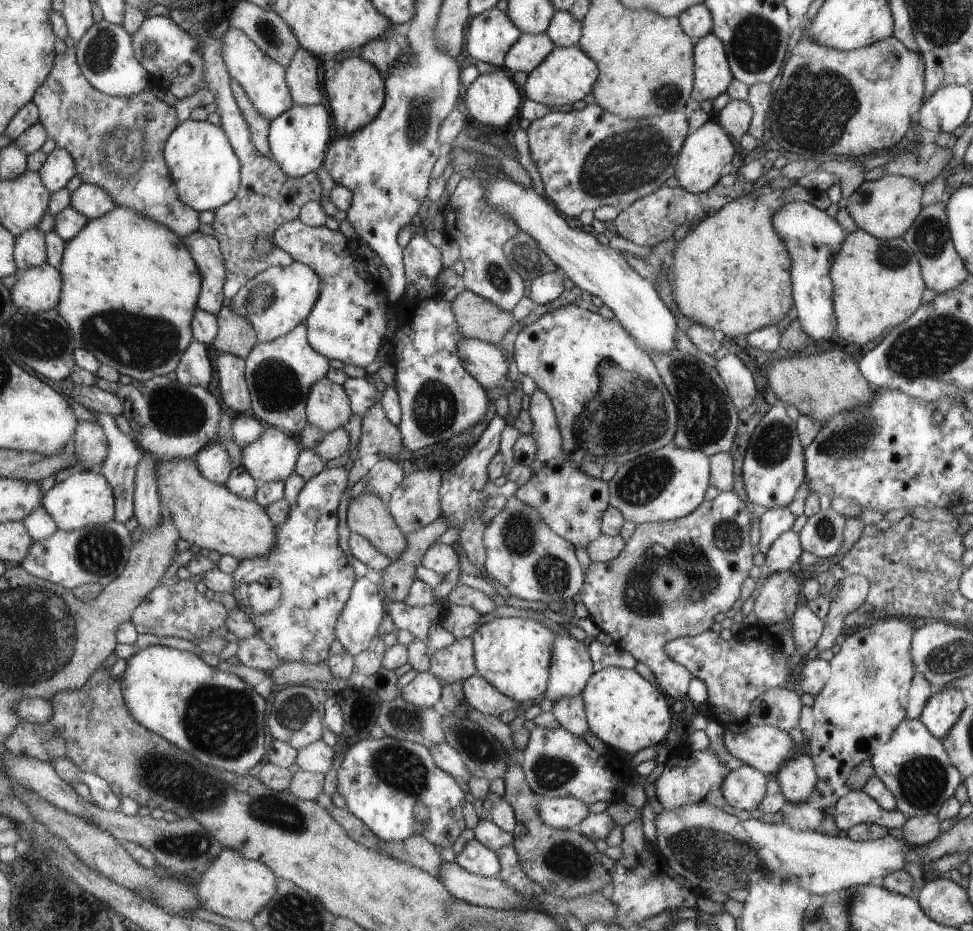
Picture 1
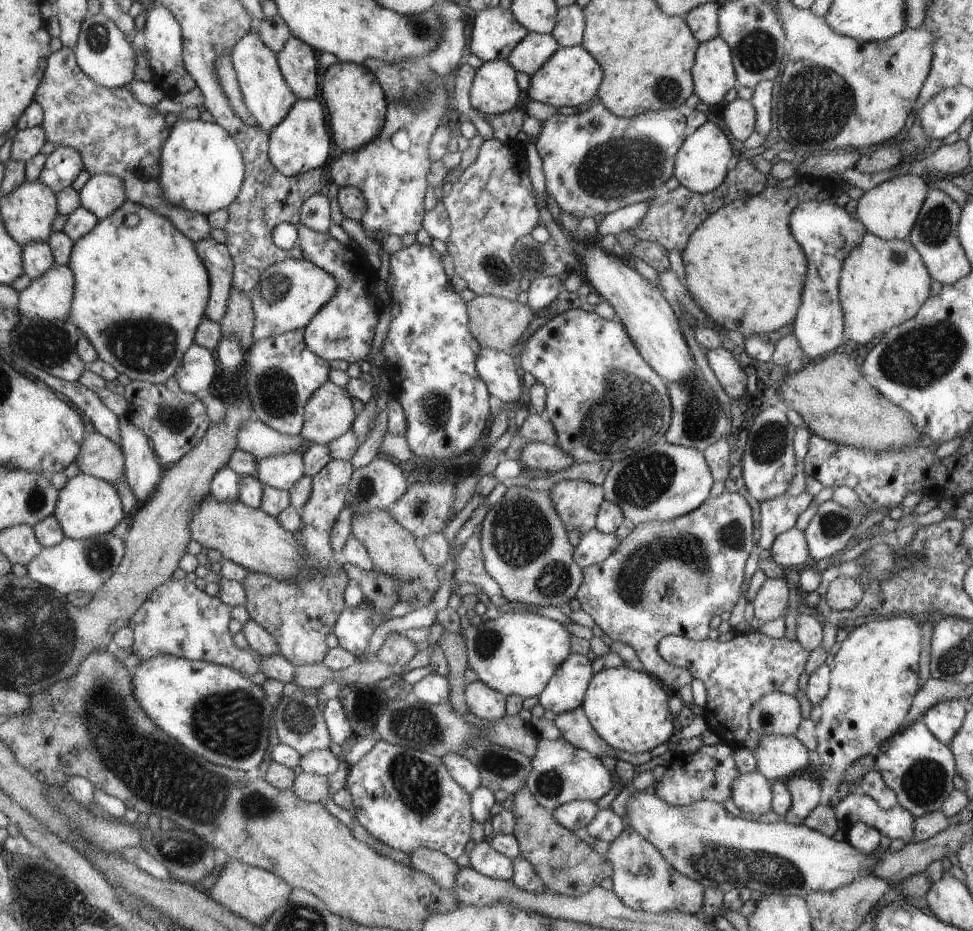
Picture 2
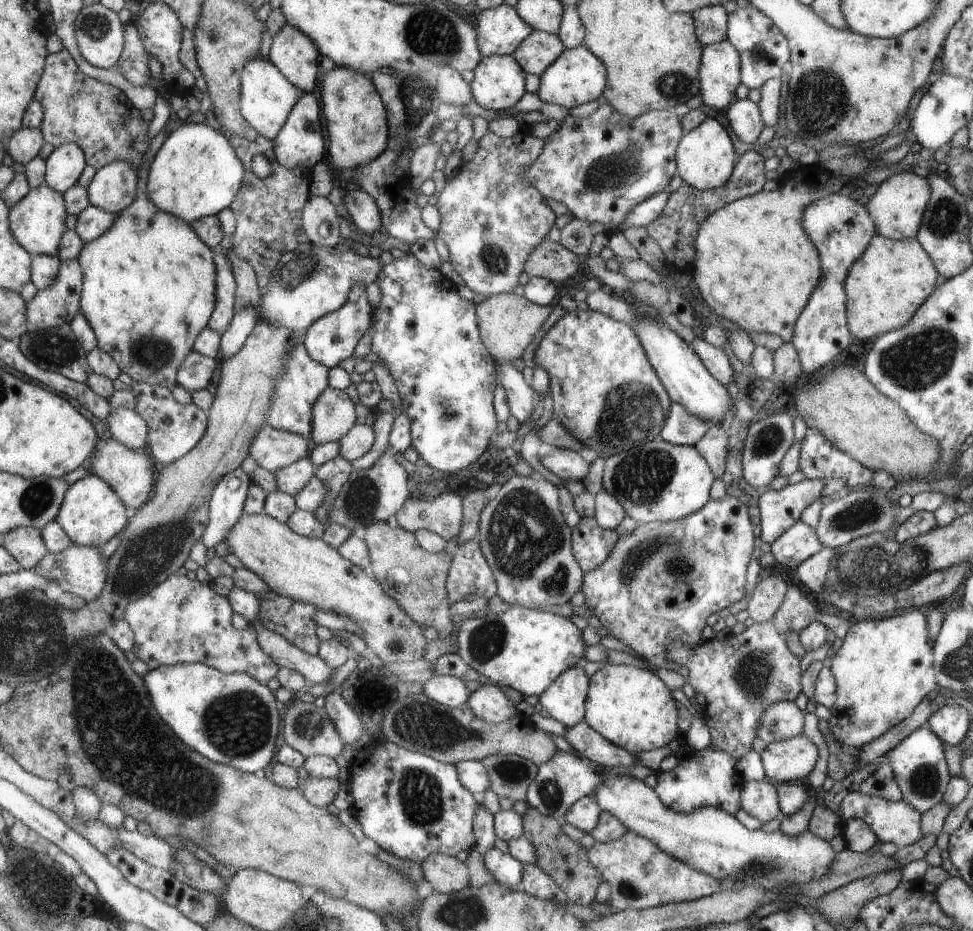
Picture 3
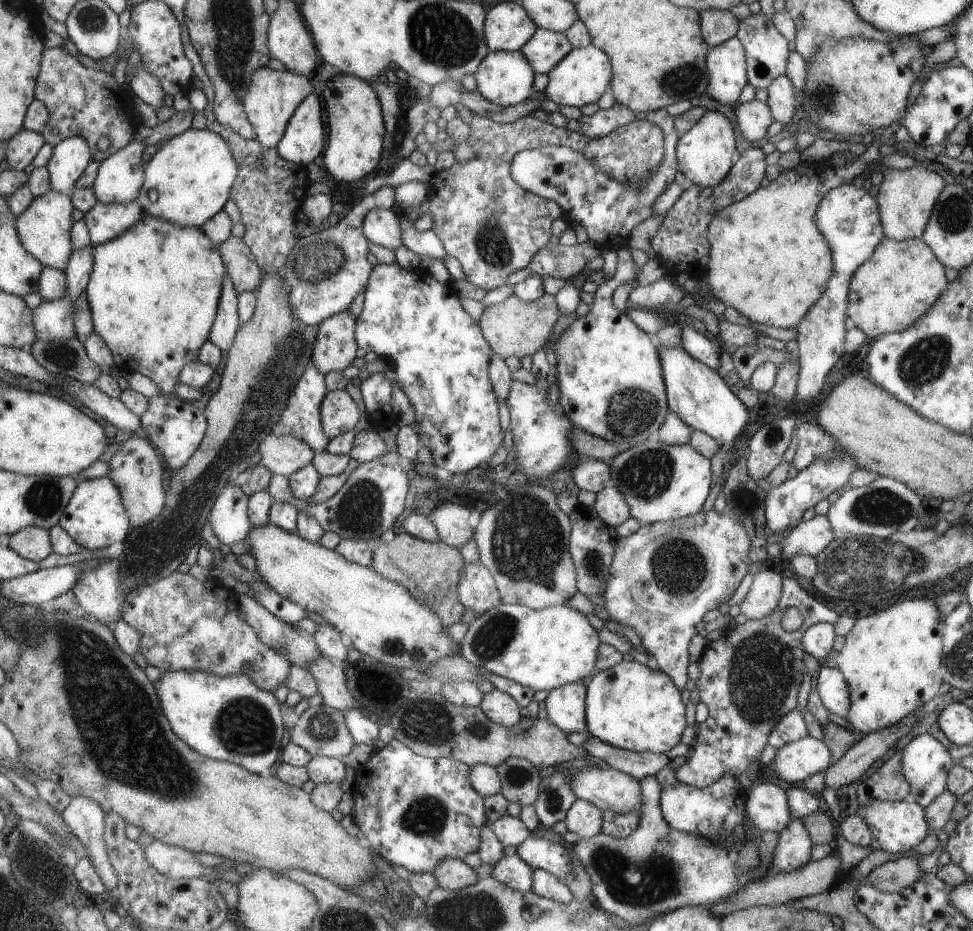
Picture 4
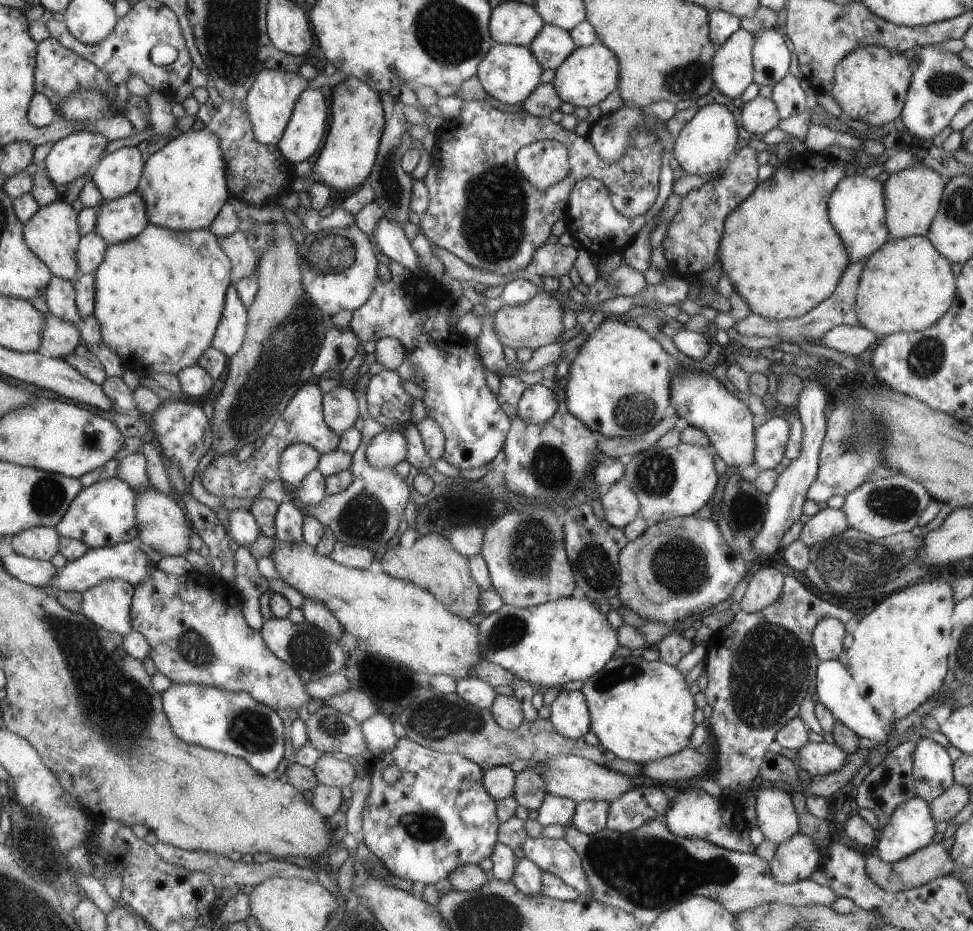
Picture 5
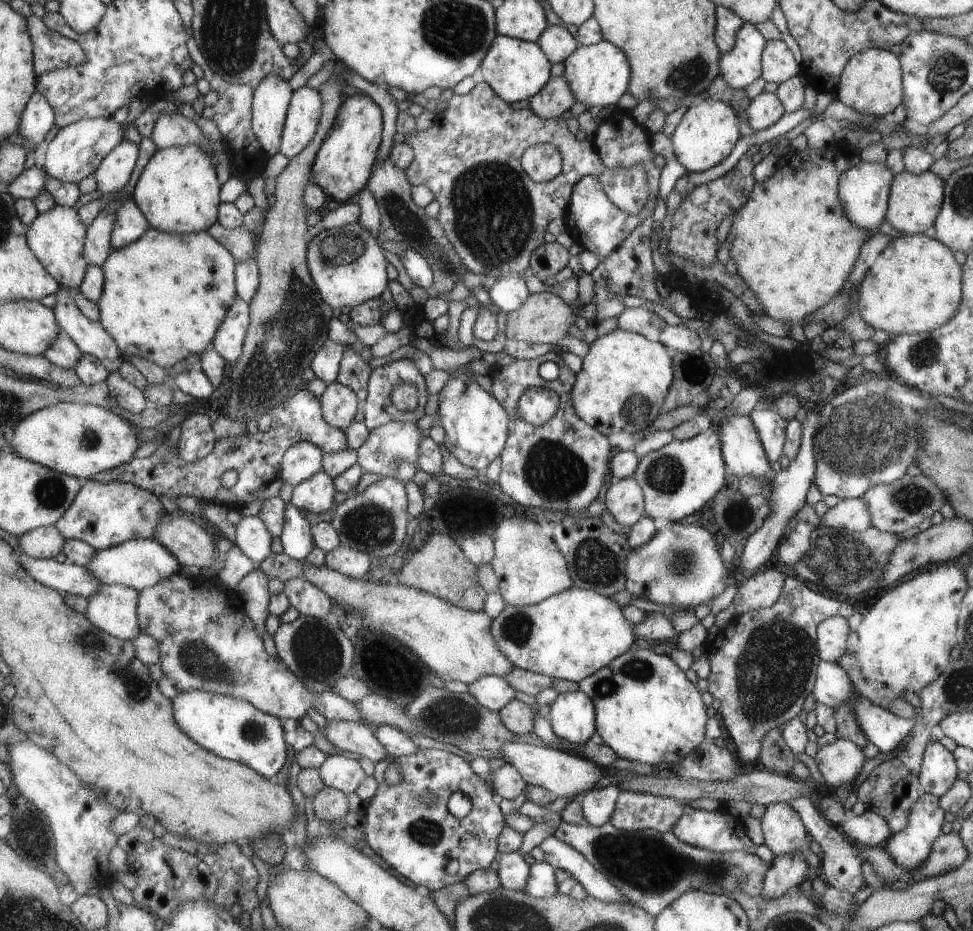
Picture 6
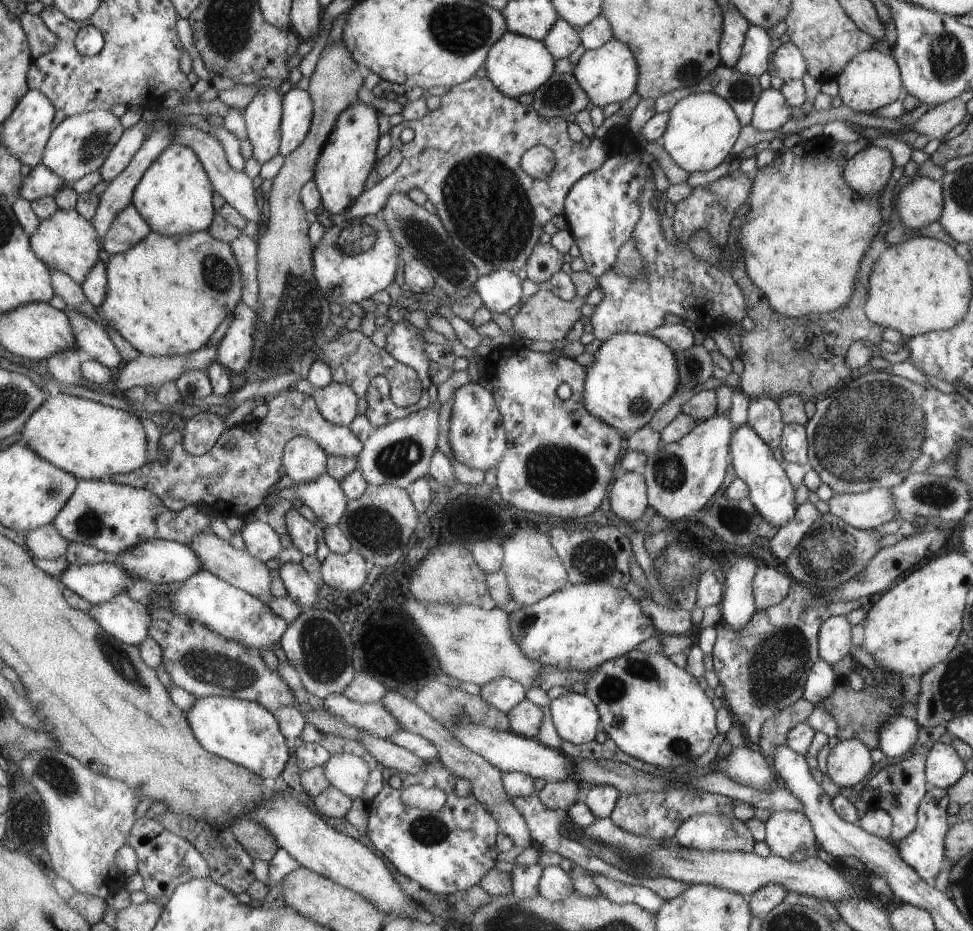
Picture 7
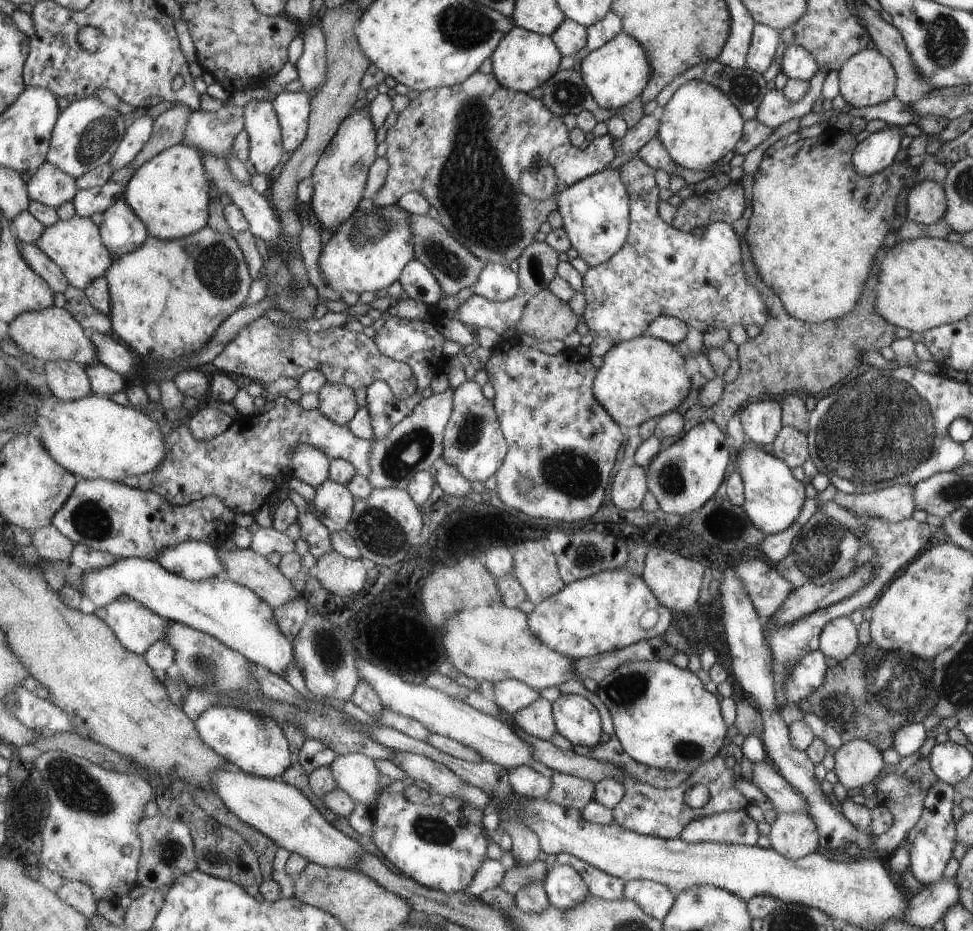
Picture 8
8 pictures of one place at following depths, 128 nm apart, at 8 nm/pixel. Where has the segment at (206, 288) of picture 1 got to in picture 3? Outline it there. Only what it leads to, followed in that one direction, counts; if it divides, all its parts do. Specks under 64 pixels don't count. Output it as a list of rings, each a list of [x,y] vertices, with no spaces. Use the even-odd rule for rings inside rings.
[[[216,248],[214,256],[217,263],[217,306],[210,316],[209,327],[222,335],[229,330],[230,323],[236,318],[236,276],[234,266],[224,250]]]

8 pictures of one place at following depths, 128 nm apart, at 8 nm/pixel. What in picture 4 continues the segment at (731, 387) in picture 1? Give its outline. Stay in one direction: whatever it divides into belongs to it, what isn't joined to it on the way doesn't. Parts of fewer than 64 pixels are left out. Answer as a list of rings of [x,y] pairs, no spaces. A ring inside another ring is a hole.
[[[685,327],[681,335],[680,346],[690,356],[696,357],[704,364],[709,365],[710,368],[718,370],[723,350],[723,346],[718,340],[709,338],[692,327]]]

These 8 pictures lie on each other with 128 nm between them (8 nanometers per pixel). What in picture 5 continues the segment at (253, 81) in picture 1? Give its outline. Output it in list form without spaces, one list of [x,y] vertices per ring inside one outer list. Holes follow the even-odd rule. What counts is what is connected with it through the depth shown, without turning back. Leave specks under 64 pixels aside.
[[[265,69],[257,76],[256,82],[252,86],[252,90],[246,95],[246,112],[252,121],[253,131],[258,141],[266,146],[277,146],[284,138],[285,128],[292,118],[294,107],[297,100],[301,98],[302,92],[306,88],[320,89],[327,85],[330,89],[343,82],[344,76],[337,72],[335,75],[327,76],[324,71],[318,73],[312,79],[306,79],[304,76],[294,72],[280,72],[274,69]]]

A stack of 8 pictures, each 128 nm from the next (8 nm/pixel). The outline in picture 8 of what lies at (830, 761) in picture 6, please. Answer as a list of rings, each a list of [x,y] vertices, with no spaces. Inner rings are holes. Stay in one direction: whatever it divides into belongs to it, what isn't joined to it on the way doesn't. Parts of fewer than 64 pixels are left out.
[[[850,740],[834,754],[836,766],[833,769],[848,791],[869,784],[884,769],[882,751],[869,741]]]

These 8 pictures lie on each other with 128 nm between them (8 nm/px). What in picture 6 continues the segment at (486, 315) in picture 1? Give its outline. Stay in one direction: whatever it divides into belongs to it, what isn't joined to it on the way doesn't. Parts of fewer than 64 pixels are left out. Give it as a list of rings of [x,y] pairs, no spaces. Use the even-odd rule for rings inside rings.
[[[550,292],[530,293],[528,300],[515,311],[507,313],[504,337],[508,341],[524,340],[534,344],[557,344],[558,340],[568,335],[570,326],[575,324],[576,314],[572,304],[564,302],[558,295]]]

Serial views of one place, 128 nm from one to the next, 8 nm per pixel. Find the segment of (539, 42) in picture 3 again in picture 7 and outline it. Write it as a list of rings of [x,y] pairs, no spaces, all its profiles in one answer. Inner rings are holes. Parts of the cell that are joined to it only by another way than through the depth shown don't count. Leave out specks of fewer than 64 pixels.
[[[559,17],[550,28],[550,33],[544,38],[546,48],[551,50],[556,60],[568,59],[568,56],[581,44],[580,30]]]

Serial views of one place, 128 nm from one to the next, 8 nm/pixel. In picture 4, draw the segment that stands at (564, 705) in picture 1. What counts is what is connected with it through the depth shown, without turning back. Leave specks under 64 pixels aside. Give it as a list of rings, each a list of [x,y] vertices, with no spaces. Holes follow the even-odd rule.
[[[591,733],[588,734],[582,750],[586,750],[586,755],[602,759],[610,769],[625,772],[639,781],[646,776],[656,776],[671,762],[668,756],[664,756],[664,753],[637,753],[621,749],[598,740]]]

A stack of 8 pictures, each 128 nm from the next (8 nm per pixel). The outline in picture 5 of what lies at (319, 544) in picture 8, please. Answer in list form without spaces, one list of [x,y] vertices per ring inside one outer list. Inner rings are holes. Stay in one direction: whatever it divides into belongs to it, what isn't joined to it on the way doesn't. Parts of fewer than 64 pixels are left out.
[[[289,500],[281,502],[274,518],[275,540],[280,540],[284,544],[304,544],[302,536],[304,518],[303,512],[296,504]]]

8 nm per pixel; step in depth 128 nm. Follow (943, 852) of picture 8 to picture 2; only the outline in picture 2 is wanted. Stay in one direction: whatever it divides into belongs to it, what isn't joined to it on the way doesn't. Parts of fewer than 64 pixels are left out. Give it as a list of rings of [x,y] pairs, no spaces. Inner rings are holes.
[[[853,790],[833,809],[839,822],[839,828],[845,832],[860,821],[872,828],[877,828],[878,832],[888,838],[900,838],[906,843],[913,842],[915,816],[904,810],[900,803],[896,807],[882,810],[876,800]]]

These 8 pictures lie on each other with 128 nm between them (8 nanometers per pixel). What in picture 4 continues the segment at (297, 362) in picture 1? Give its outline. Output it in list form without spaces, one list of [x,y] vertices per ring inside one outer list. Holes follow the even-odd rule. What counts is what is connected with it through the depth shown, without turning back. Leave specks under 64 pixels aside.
[[[310,364],[305,370],[305,374],[298,380],[297,387],[294,388],[293,395],[290,396],[285,410],[282,412],[281,419],[273,428],[271,434],[274,436],[294,435],[304,440],[310,445],[315,453],[324,451],[330,442],[330,437],[326,436],[325,429],[321,423],[321,404],[328,394],[328,386],[325,384],[325,374],[314,364]]]

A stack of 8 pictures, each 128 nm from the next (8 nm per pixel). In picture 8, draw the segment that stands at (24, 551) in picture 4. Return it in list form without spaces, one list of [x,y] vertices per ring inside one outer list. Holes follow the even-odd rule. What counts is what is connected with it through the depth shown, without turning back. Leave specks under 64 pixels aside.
[[[54,524],[38,529],[33,535],[38,553],[48,561],[70,562],[75,554],[77,544]]]

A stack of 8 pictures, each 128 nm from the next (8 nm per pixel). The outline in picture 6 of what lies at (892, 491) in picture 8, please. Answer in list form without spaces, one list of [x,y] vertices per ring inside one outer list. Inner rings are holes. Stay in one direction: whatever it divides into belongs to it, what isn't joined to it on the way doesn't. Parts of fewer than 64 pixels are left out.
[[[860,497],[842,499],[836,506],[828,508],[820,520],[819,528],[839,528],[858,532],[866,530],[872,524],[868,504]]]

